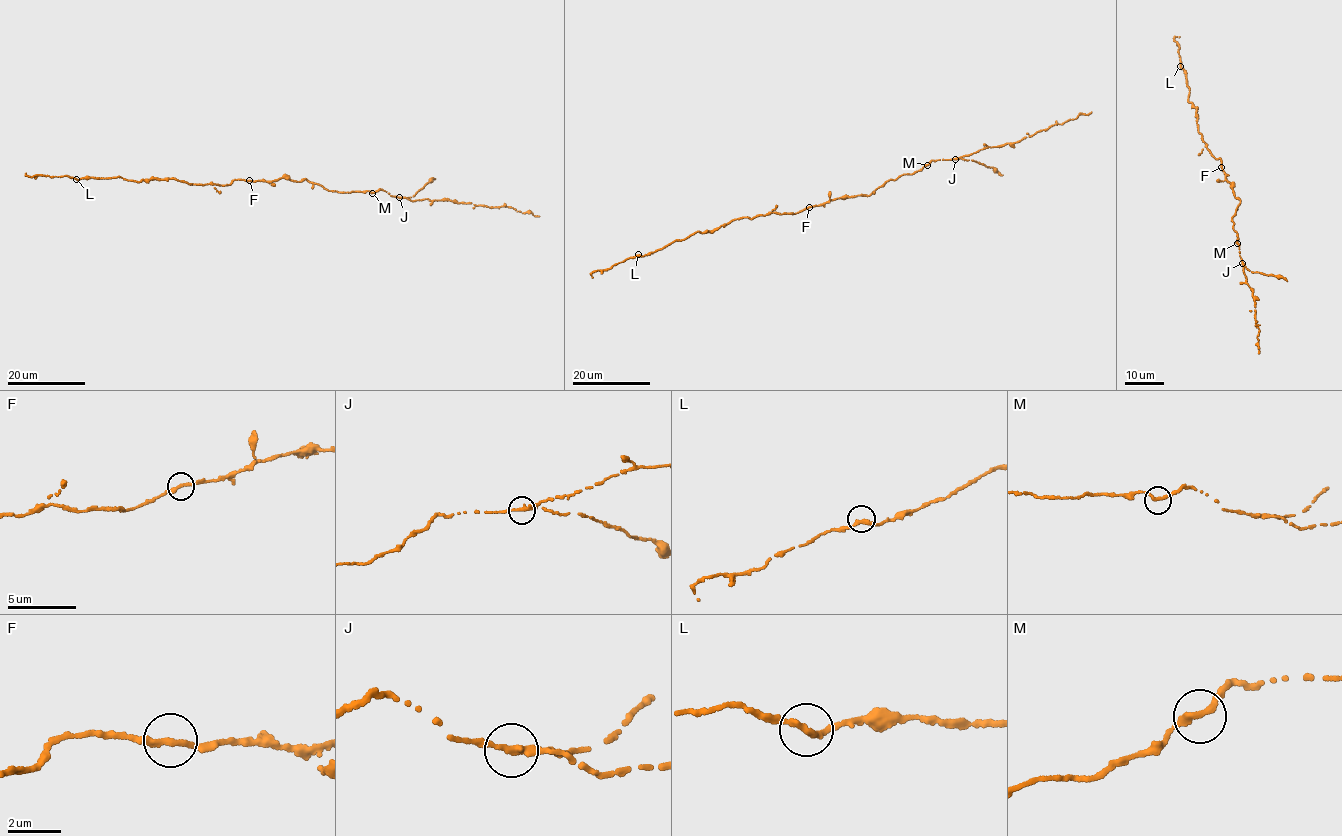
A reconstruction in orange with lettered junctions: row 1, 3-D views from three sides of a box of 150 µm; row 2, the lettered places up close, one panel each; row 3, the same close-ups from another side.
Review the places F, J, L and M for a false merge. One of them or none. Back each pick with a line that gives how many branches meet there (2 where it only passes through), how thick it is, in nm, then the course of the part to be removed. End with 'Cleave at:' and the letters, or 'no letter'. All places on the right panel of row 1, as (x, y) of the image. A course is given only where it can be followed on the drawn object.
J: Branches: 2. Thickness 280 nm. Course of the part to remove: (1243, 262), (1252, 273), (1287, 281)
Cleave at: J

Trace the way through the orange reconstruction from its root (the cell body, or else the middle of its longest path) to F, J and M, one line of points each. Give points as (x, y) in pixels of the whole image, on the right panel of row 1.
F: (1232, 186), (1225, 179), (1221, 167)
J: (1232, 186), (1234, 195), (1240, 201), (1232, 220), (1243, 262)
M: (1232, 186), (1234, 195), (1240, 201), (1232, 220), (1233, 228), (1238, 233), (1237, 243)

